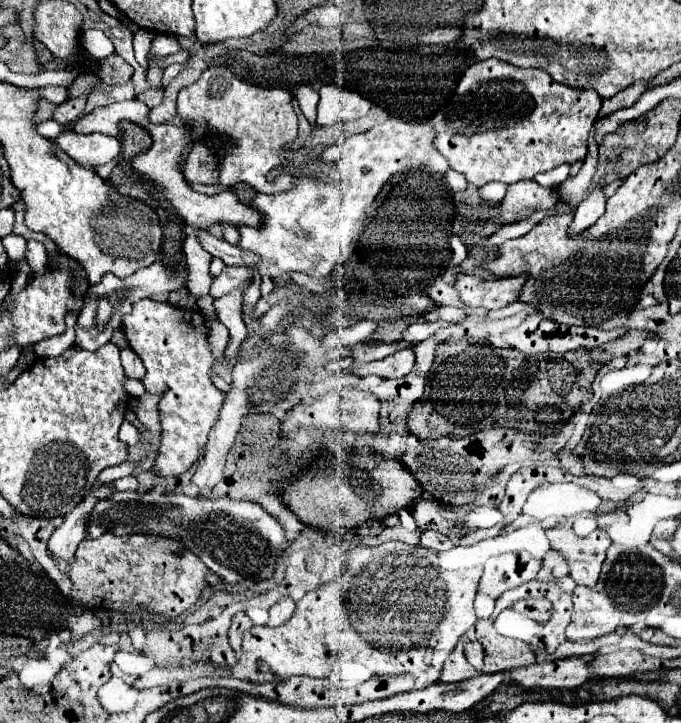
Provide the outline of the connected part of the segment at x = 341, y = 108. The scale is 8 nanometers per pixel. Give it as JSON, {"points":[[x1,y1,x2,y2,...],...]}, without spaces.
{"points":[[332,83,321,85,318,94,318,111,316,111,318,125,334,125,338,121,358,119,372,107,372,103,364,99,360,93,342,91,338,87,332,87]]}

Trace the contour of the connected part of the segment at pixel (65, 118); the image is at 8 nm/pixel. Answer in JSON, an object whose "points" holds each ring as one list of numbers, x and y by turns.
{"points":[[86,96,69,98,57,107,52,119,64,125,74,122,83,112,86,102]]}

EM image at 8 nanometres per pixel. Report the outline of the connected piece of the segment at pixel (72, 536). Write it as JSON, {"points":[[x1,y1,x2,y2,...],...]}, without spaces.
{"points":[[102,485,92,495,88,495,78,507,74,507,68,515,64,515,64,523,58,529,54,529,54,533,48,539,48,551,56,559,60,559,64,563,72,561,72,555,74,555,76,547,80,545,80,541,84,539,84,533,86,533,88,513,92,511,92,507,96,505,98,499,104,499,112,493,114,493,112,485]]}

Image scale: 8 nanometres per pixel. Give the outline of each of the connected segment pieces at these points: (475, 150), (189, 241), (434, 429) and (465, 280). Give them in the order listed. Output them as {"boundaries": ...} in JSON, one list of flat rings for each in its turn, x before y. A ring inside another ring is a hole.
{"boundaries":[[[488,59,470,65,454,95,454,103,436,113,430,123,436,131,434,147,450,161,452,169,462,173,468,183,482,187,490,181,516,183,532,179,536,173,550,171,562,163,576,163,588,153,588,133,602,109,602,99,596,91,574,89,556,83,542,69,520,69,504,61]],[[194,234,185,238,183,252,189,268,186,287,188,287,190,295,194,295,196,299,200,299,200,297,208,295,208,289,210,289,210,283,212,283,212,277,208,273,212,255,200,247,198,238]],[[450,341,436,353,436,363,428,373,426,391,410,413,408,429,418,439,440,439,464,437,504,423,504,427,522,433,552,435,558,433,574,411,592,397,594,377,594,367,578,369,562,357,554,359,536,355,528,357,526,365,526,355,516,349,496,349,488,343],[566,369,572,369,570,373,584,371,584,379,576,379,574,375,558,377,558,371,562,373]],[[458,273,454,279,454,287,458,289,462,301,468,307,502,309,502,307,518,301,518,295,526,281,528,281,528,275,484,281,474,275]]]}

